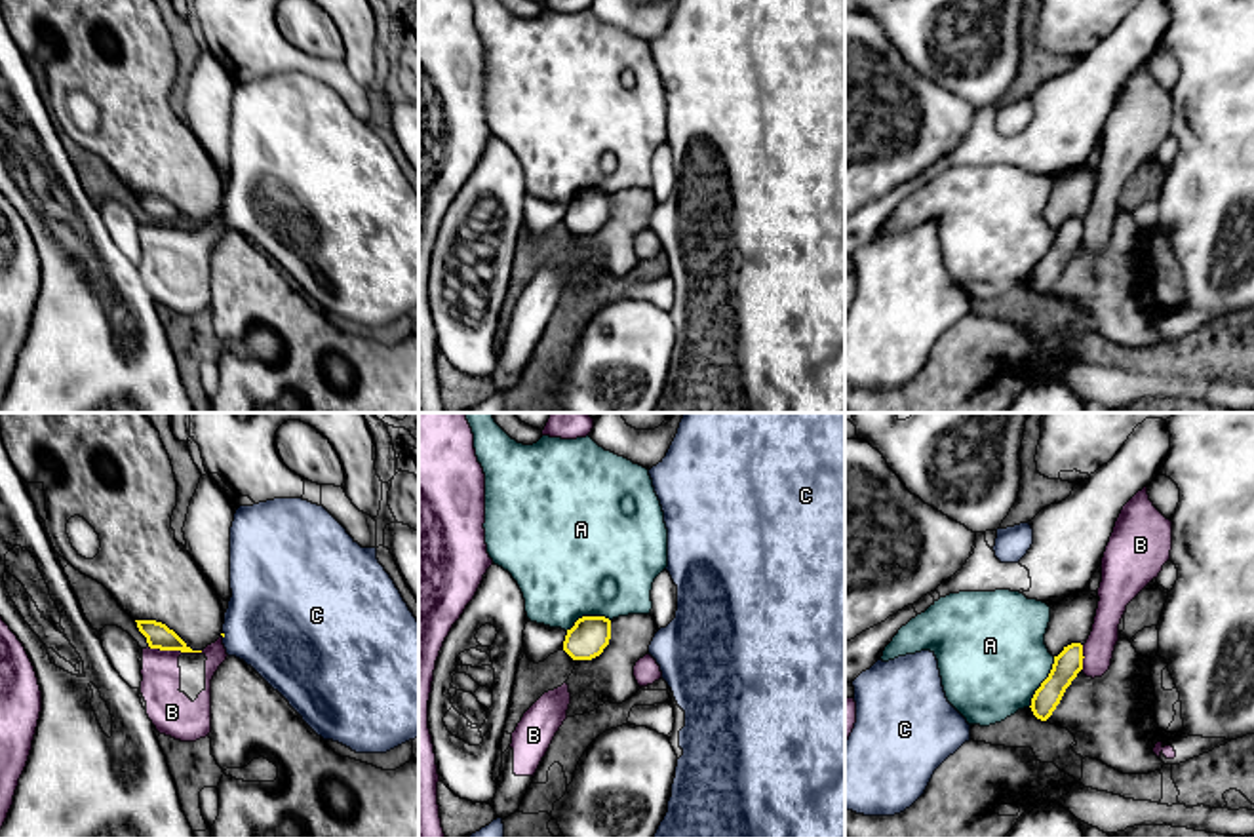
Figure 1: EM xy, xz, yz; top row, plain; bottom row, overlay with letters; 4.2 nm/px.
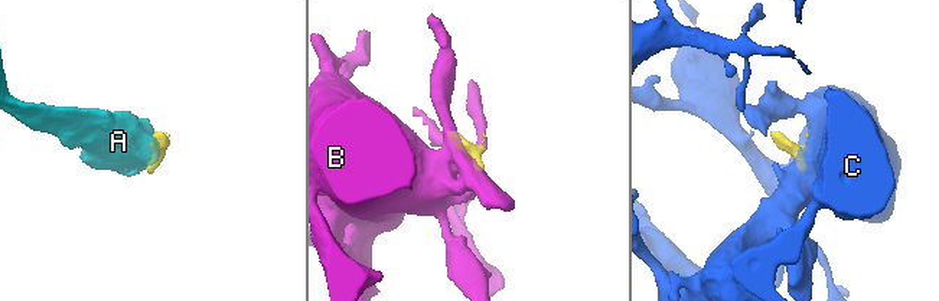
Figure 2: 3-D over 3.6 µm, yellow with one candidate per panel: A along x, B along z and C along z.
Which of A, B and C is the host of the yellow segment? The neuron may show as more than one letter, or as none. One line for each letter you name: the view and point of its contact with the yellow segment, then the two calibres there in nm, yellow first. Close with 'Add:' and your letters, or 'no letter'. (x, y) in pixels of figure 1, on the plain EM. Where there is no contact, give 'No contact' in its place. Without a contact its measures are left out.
C: No contact
Add: C

